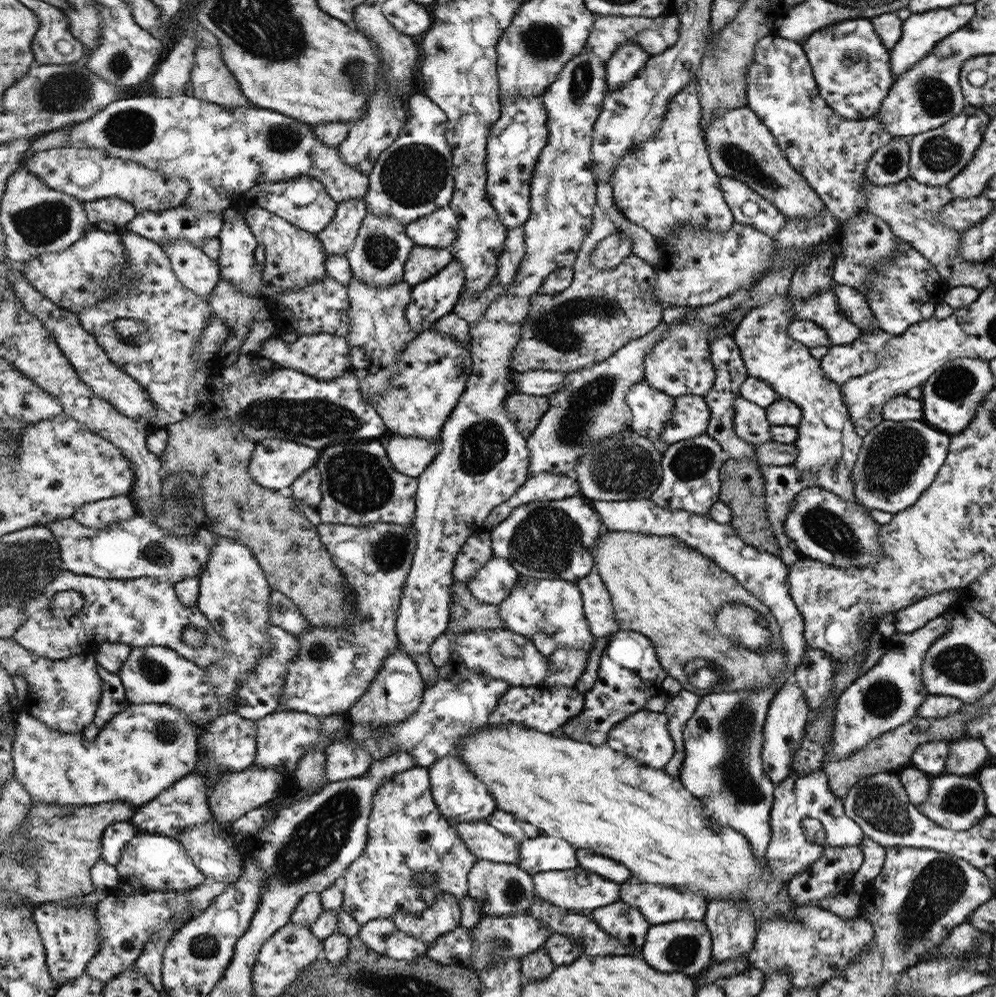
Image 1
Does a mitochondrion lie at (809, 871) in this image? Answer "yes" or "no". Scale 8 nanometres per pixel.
no

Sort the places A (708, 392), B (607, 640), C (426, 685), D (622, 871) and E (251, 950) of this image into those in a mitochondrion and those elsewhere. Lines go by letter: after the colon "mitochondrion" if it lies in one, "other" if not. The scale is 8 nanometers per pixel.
A: other
B: other
C: other
D: other
E: other

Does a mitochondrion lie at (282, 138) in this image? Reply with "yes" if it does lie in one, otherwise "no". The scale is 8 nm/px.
yes

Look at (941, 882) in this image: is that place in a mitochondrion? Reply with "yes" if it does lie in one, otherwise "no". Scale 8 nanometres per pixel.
yes

